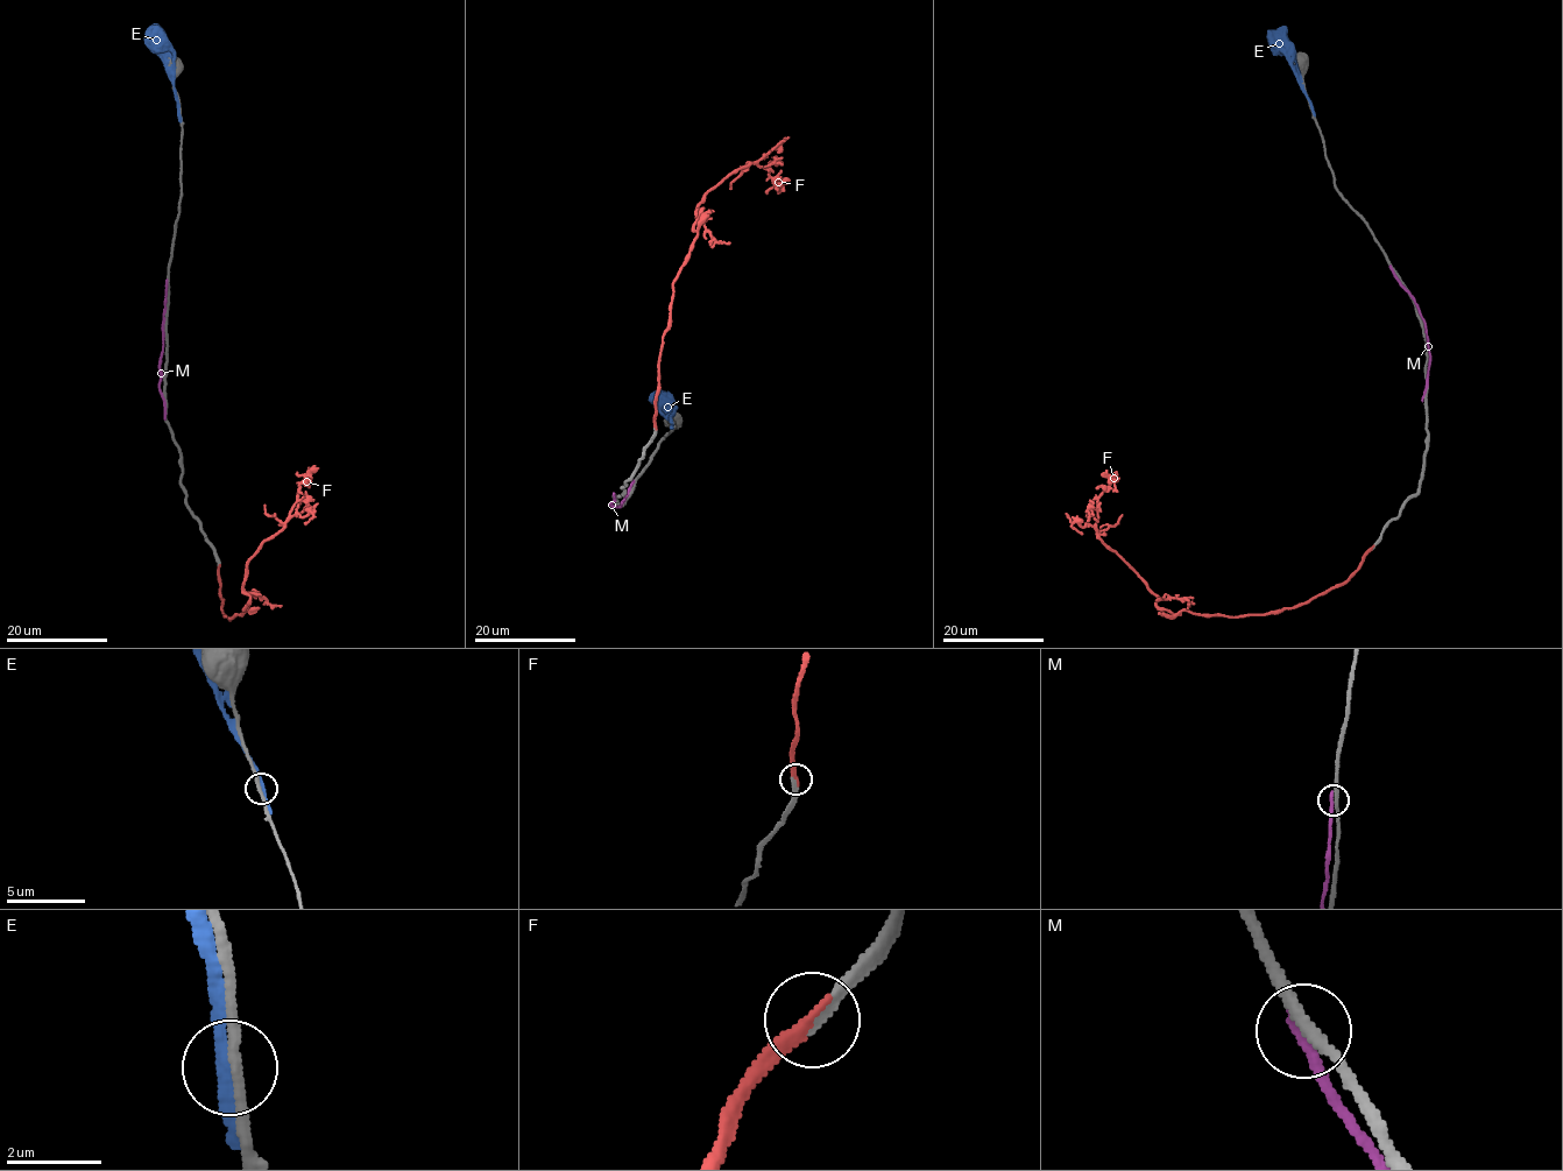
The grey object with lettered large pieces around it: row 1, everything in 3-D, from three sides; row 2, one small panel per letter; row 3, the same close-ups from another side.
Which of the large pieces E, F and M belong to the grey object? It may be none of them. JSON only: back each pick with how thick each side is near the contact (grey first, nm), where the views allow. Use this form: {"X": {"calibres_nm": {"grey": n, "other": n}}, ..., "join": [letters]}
{"F": {"calibres_nm": {"grey": 240, "other": 240}}, "join": ["F"]}

